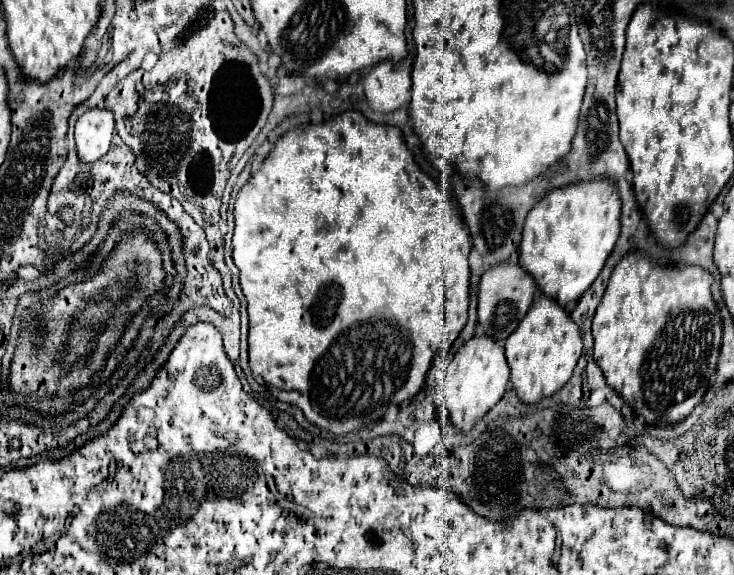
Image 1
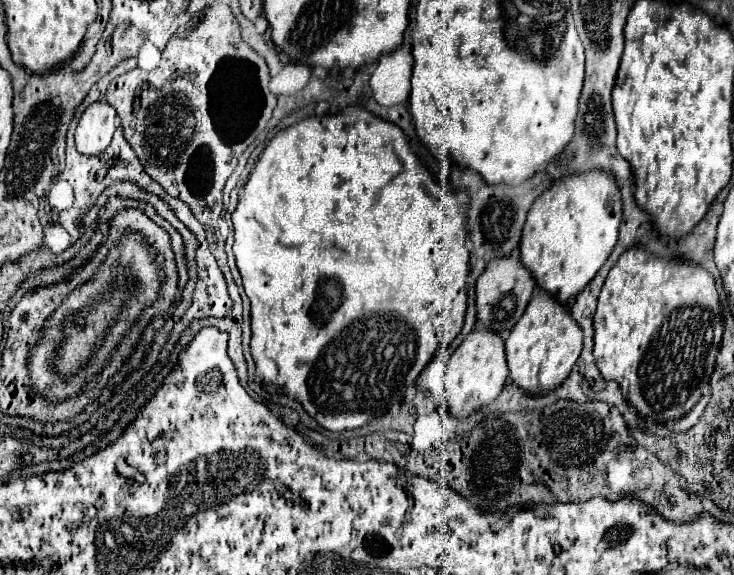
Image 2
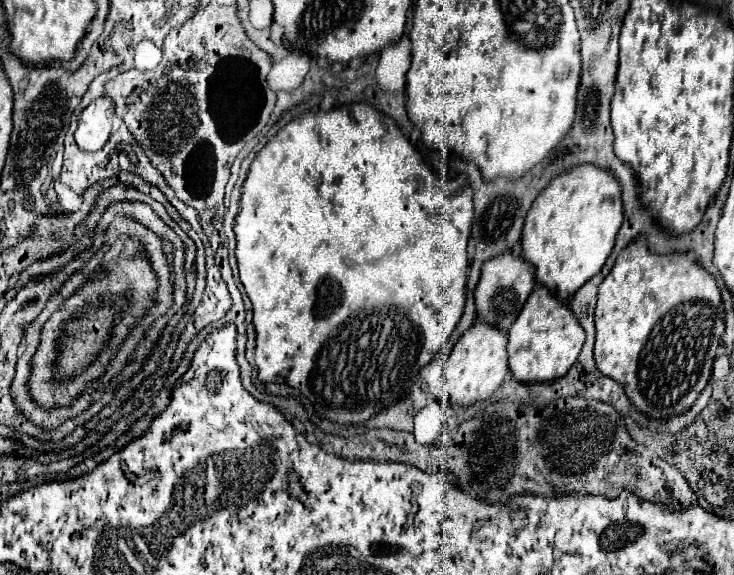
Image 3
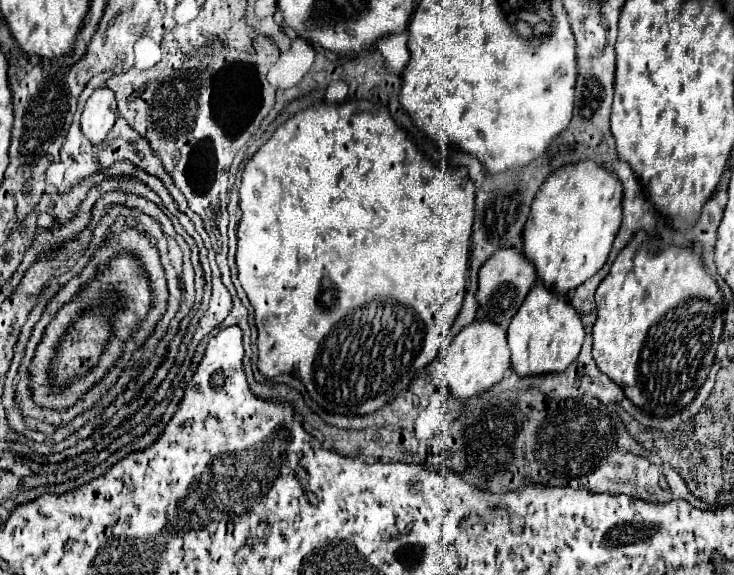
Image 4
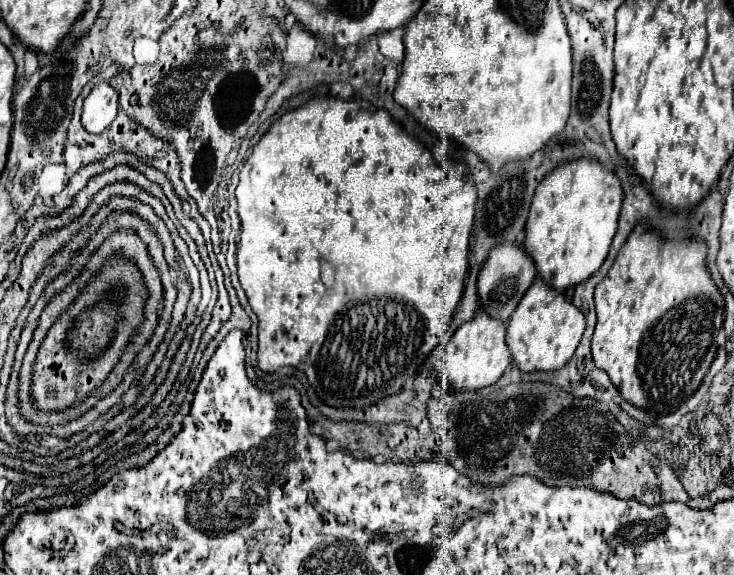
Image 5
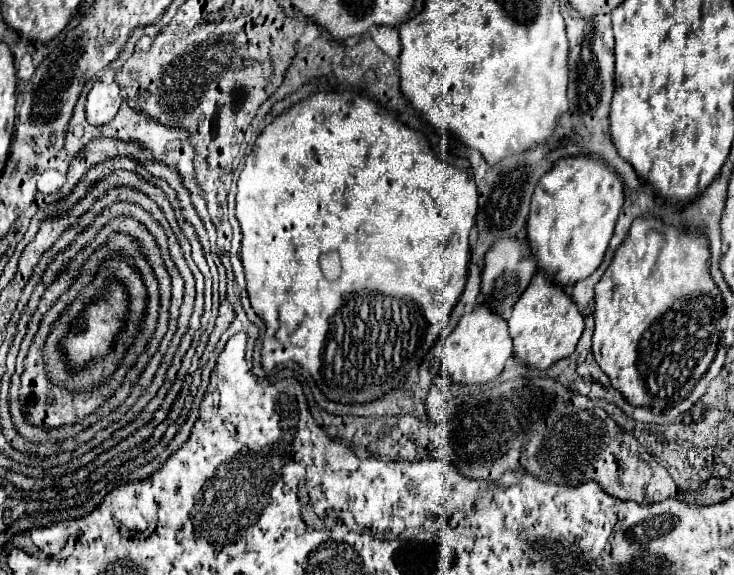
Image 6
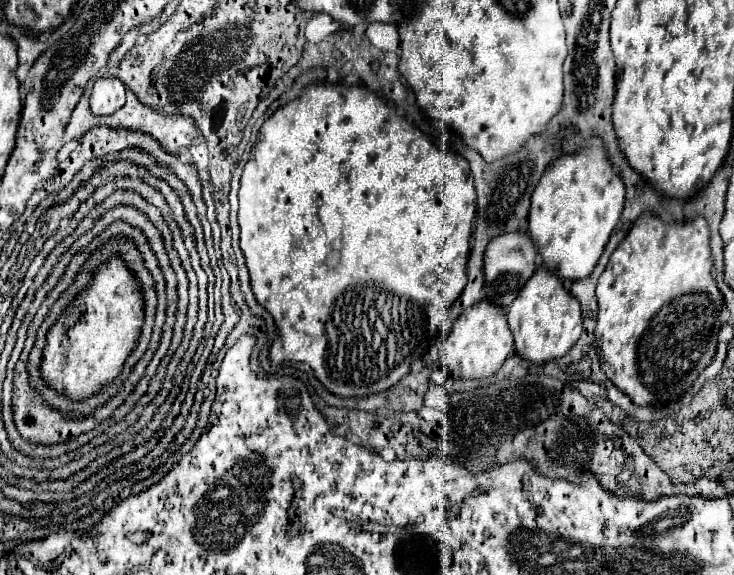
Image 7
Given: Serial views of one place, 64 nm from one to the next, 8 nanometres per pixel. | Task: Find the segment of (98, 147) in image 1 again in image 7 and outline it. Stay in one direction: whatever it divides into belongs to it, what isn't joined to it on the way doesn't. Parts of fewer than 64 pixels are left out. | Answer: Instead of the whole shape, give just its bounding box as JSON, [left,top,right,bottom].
[90,78,124,116]

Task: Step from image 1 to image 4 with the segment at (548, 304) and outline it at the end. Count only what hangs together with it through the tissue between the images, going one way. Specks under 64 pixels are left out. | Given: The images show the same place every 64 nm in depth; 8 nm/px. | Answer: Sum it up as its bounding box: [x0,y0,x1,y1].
[508,284,584,376]

